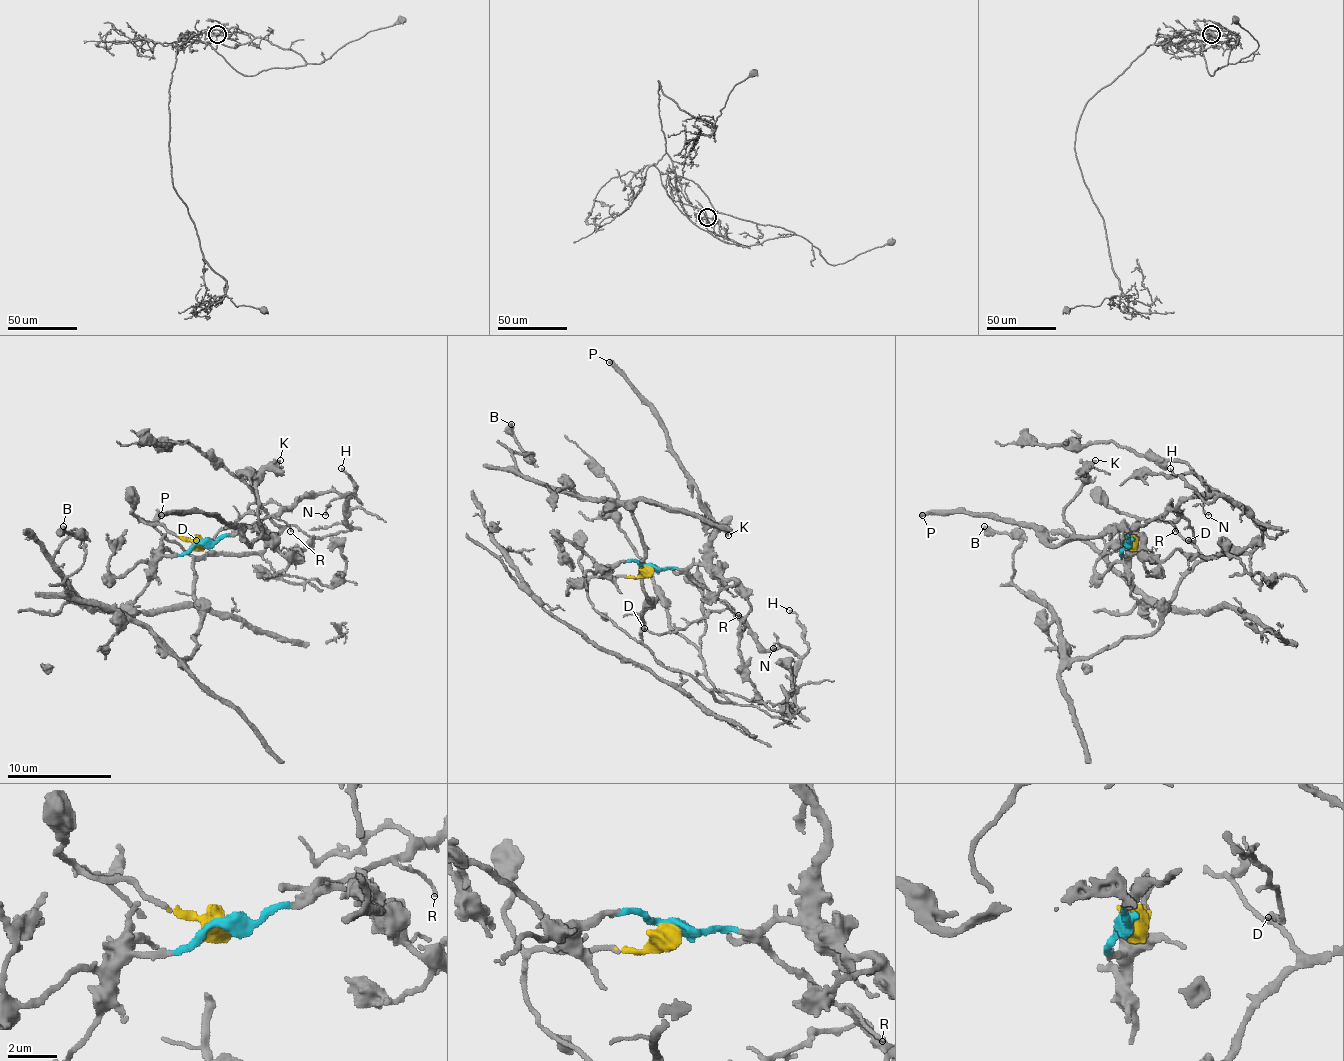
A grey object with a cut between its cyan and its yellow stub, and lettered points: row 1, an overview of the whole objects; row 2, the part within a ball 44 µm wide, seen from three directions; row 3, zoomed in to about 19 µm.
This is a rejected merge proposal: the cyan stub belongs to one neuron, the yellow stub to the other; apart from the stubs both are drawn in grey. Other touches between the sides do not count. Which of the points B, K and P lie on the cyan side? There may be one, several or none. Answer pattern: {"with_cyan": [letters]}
{"with_cyan": ["K", "P"]}

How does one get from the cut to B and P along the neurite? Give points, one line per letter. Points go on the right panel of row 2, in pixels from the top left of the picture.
B: (1125, 542), (1167, 521), (1201, 558), (1156, 628), (1070, 657), (1049, 610), (1012, 584), (1020, 542), (984, 526)
P: (1125, 542), (1122, 529), (1107, 529), (1094, 537), (1075, 537), (1052, 544), (1031, 526), (968, 513), (921, 516)

